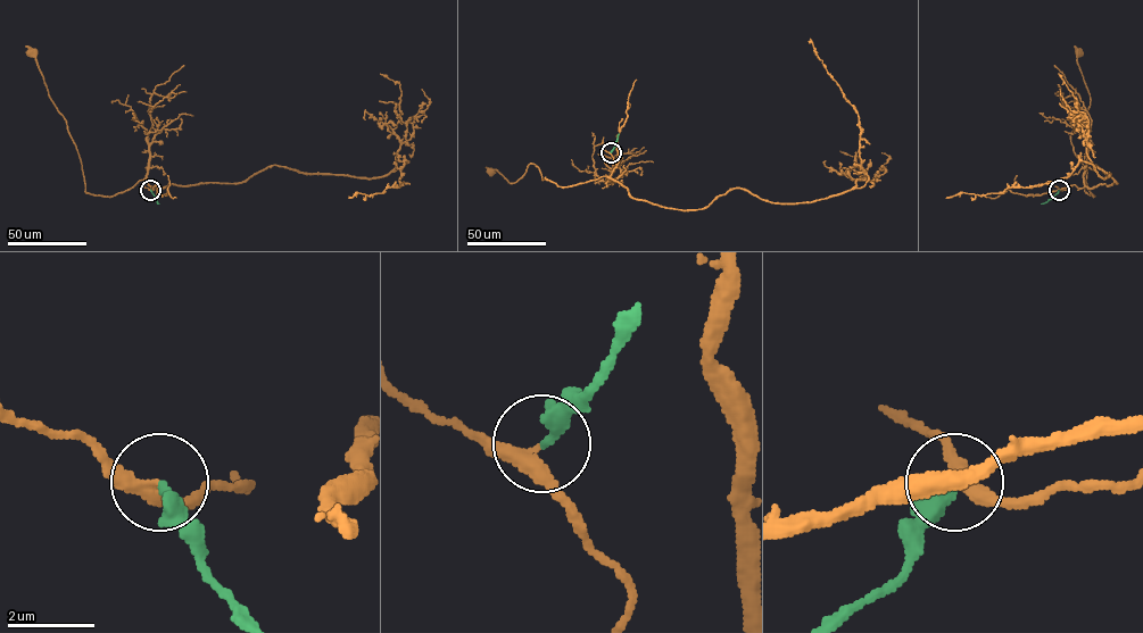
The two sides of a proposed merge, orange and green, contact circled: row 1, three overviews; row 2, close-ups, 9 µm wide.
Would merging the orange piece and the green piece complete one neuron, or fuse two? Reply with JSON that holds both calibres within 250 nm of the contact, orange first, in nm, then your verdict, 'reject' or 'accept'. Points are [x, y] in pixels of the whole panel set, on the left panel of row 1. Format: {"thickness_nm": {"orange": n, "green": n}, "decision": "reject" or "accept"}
{"thickness_nm": {"orange": 300, "green": 280}, "decision": "reject"}

